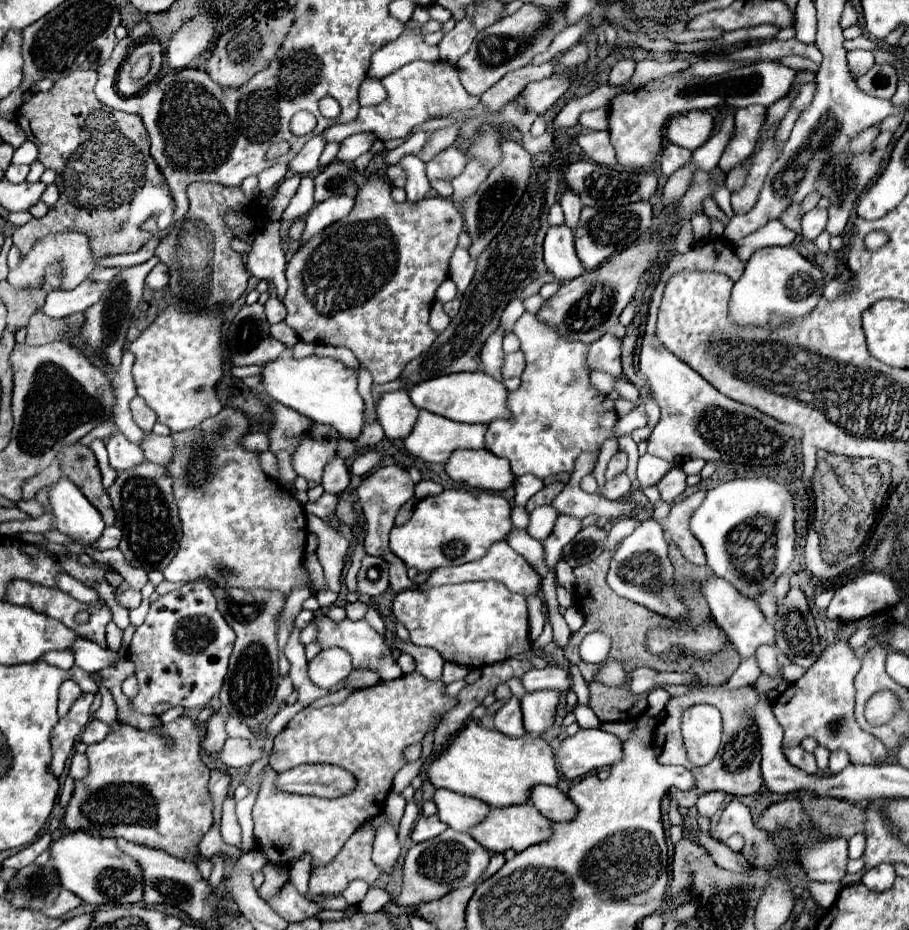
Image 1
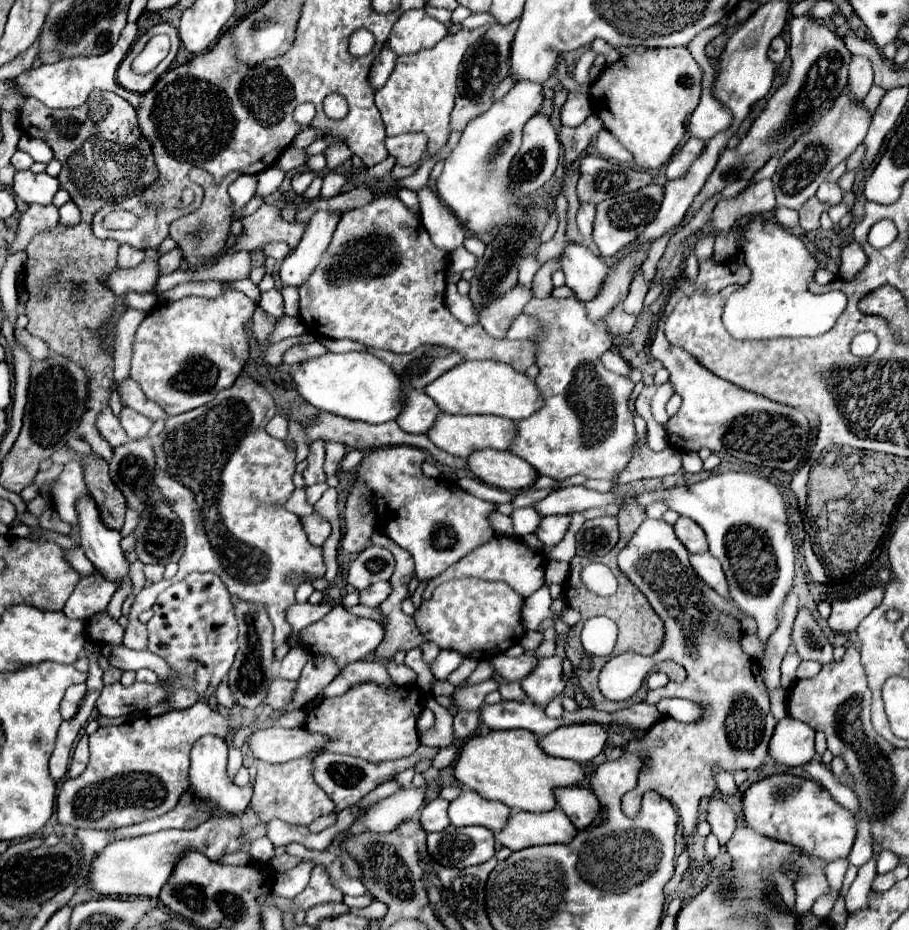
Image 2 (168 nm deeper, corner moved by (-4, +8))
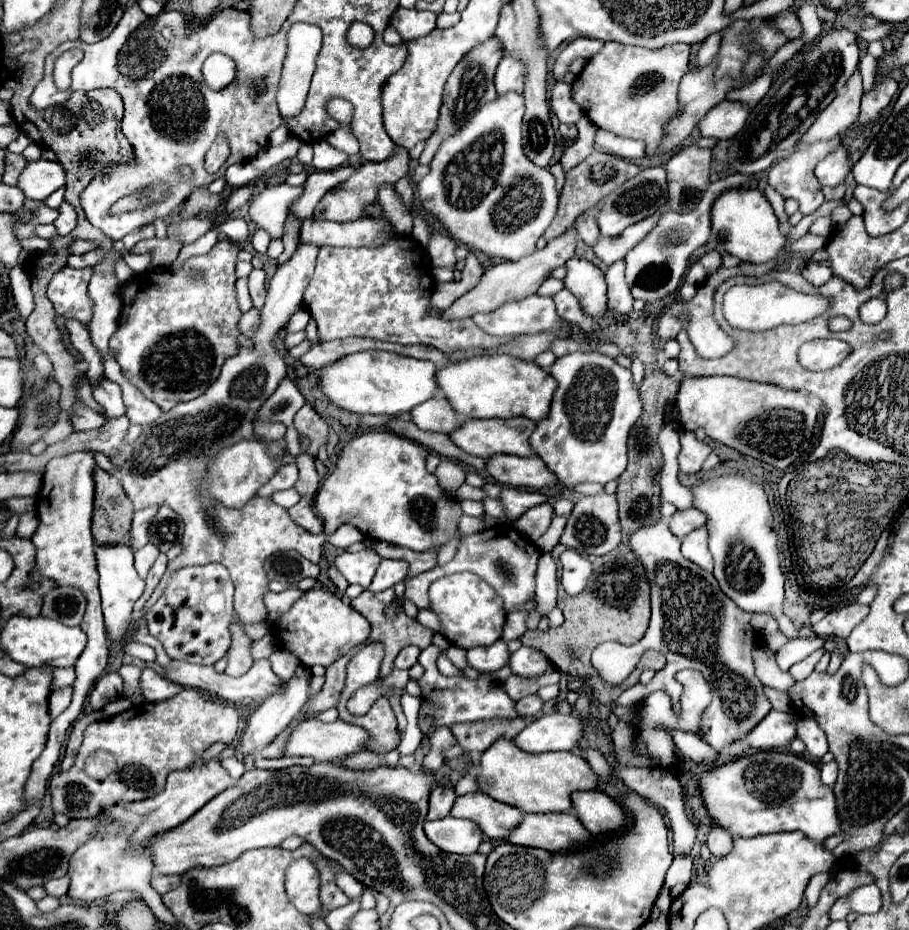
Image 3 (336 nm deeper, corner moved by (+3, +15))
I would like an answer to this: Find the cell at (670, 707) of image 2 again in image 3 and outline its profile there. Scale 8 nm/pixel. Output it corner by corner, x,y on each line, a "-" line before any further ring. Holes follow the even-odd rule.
654,691
638,709
646,721
642,727
636,729
638,745
646,749
666,769
680,769
682,773
692,775
700,783
710,817
730,835
756,837
764,833
802,831
812,841
824,843
828,837
838,835
842,831
832,787
824,785
820,781
818,767
804,761
802,757
794,757
778,751
760,751
756,755
744,757
728,765
720,765
716,769
704,769
698,763
682,757
682,753
674,749
674,741
670,739
668,733
646,733
646,727
654,727
654,725
666,725
678,729
682,727
680,715
672,711
668,693

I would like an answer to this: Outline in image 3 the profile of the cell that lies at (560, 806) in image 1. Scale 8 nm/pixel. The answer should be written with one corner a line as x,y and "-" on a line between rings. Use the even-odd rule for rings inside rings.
576,791
572,793
572,809
580,823
592,833
616,831
624,825
622,807
602,791

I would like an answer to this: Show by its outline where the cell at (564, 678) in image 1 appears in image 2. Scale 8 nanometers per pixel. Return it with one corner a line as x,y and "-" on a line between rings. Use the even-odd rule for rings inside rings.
507,654
501,656
493,656
491,660
487,660
495,674
507,682
515,682
515,680
523,680
523,676
527,676
527,672
531,672
531,668
535,668
537,658
531,654
521,654
517,658
511,658

